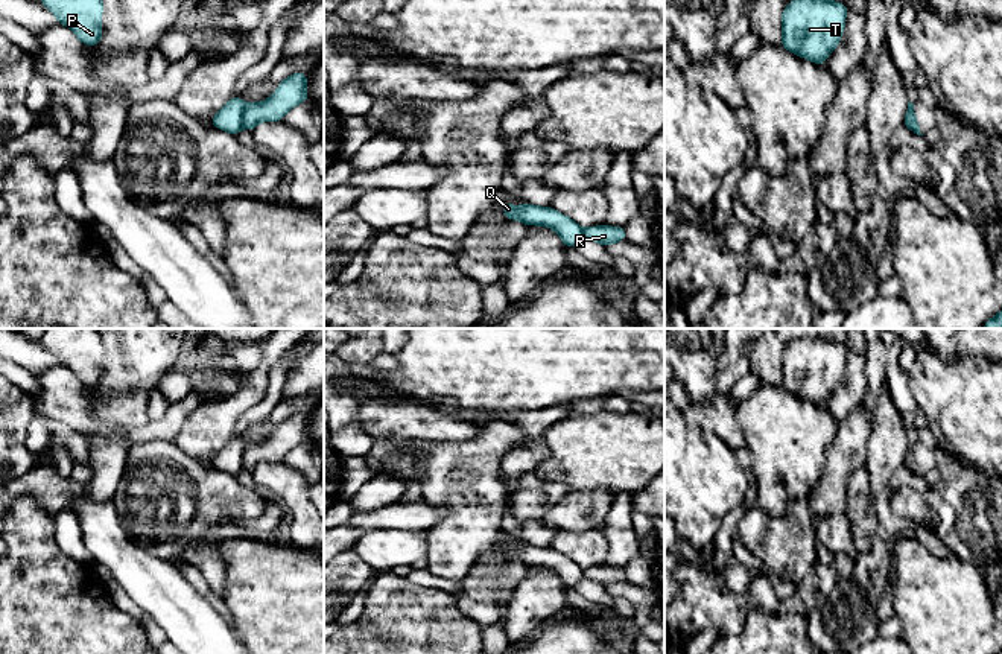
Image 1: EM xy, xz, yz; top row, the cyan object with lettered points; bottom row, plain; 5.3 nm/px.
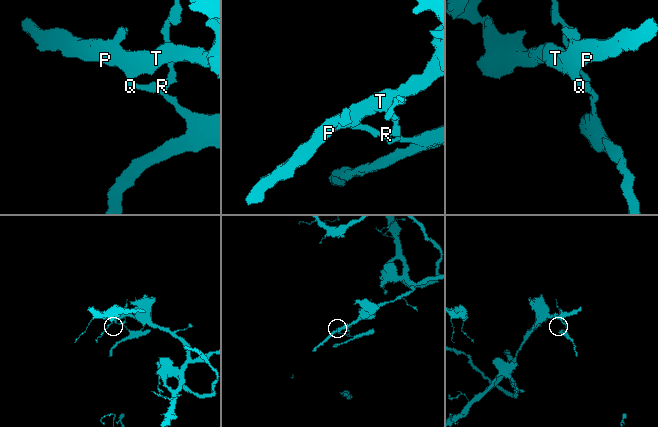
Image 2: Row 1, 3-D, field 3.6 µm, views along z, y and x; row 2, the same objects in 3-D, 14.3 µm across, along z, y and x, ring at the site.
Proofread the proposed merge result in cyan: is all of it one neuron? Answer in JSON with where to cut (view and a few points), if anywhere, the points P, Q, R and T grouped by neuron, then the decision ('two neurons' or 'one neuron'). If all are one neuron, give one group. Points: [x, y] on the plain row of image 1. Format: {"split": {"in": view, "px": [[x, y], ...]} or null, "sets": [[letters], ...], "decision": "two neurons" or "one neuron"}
{"split": {"in": "xy", "px": [[247, 446], [242, 455], [242, 467]]}, "sets": [["P", "Q", "T"], ["R"]], "decision": "two neurons"}

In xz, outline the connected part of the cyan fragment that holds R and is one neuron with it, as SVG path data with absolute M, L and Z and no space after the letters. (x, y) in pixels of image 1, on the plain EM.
M598 566L598 567L588 567L584 570L585 579L598 583L602 587L622 583L625 576L626 576L625 567Z

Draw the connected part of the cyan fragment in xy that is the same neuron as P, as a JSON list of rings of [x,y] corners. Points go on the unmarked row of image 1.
[[[46,329],[41,344],[88,388],[102,379],[103,344],[97,329]]]

